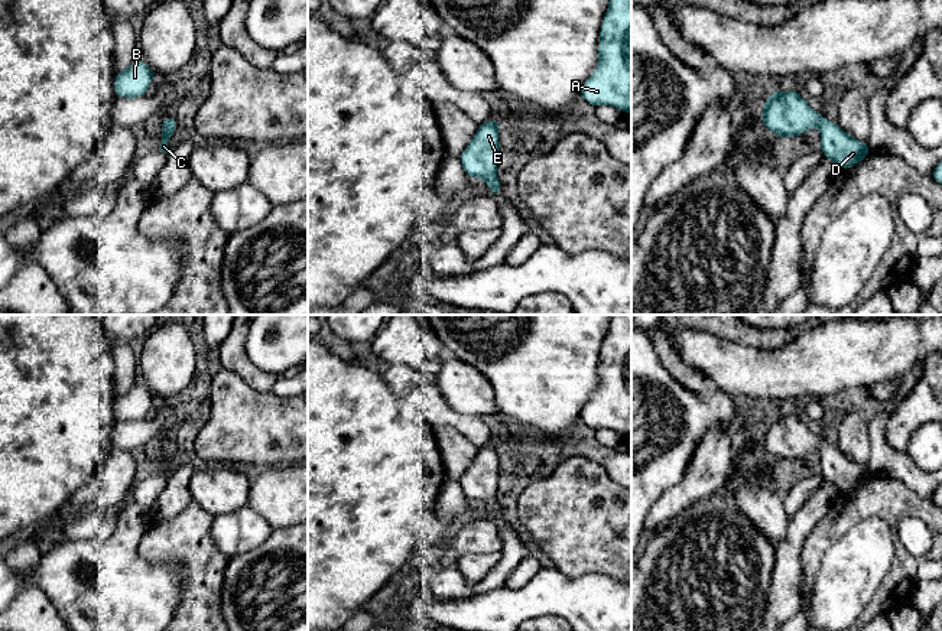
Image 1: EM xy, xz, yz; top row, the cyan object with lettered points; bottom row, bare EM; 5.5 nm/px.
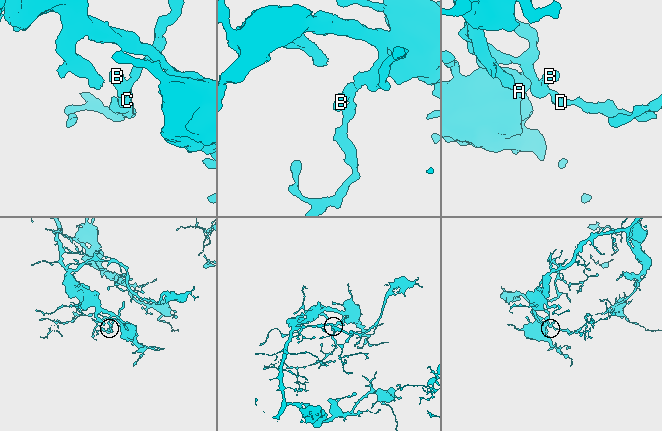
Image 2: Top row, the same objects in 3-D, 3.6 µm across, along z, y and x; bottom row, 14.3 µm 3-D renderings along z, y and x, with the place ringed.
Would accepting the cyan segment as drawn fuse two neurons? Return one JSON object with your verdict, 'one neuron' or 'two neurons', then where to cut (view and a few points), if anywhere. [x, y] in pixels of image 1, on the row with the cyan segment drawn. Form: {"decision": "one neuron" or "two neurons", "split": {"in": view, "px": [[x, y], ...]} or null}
{"decision": "one neuron", "split": null}

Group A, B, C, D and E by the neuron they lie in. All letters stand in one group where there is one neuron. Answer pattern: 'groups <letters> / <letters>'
groups A B C D E

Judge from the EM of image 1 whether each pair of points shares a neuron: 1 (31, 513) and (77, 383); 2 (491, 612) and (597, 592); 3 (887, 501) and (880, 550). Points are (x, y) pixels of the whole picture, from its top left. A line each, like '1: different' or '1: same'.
1: same
2: same
3: different

